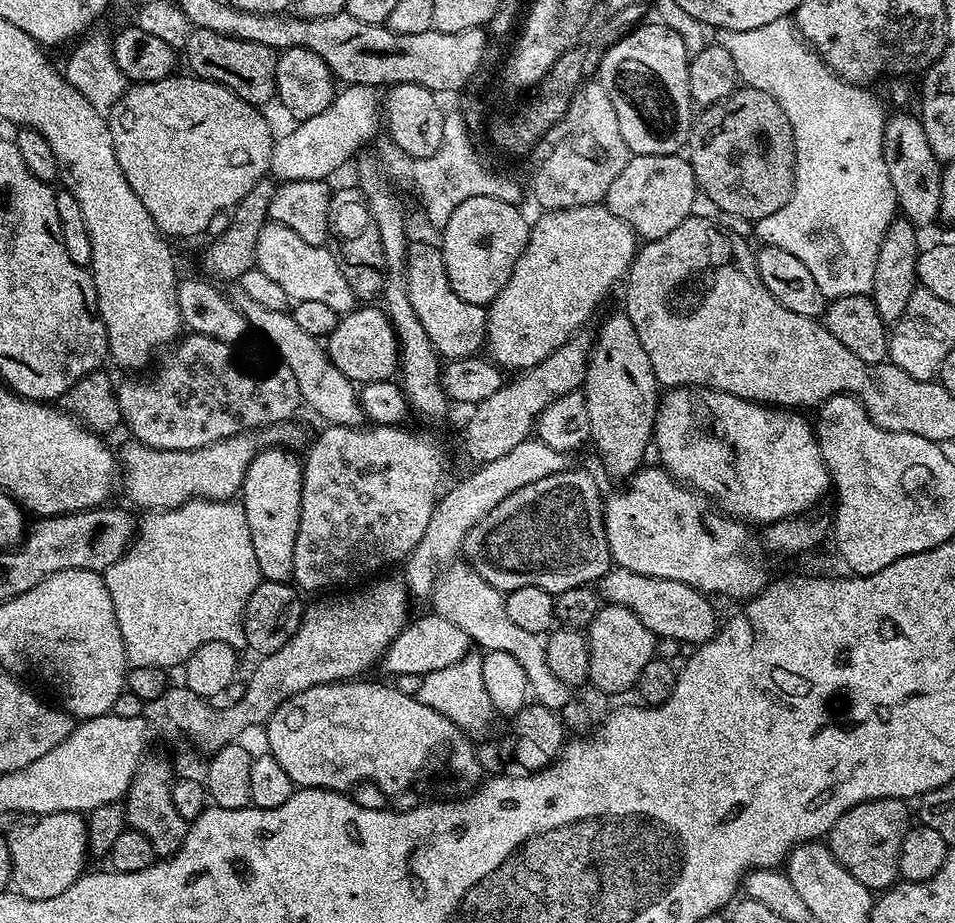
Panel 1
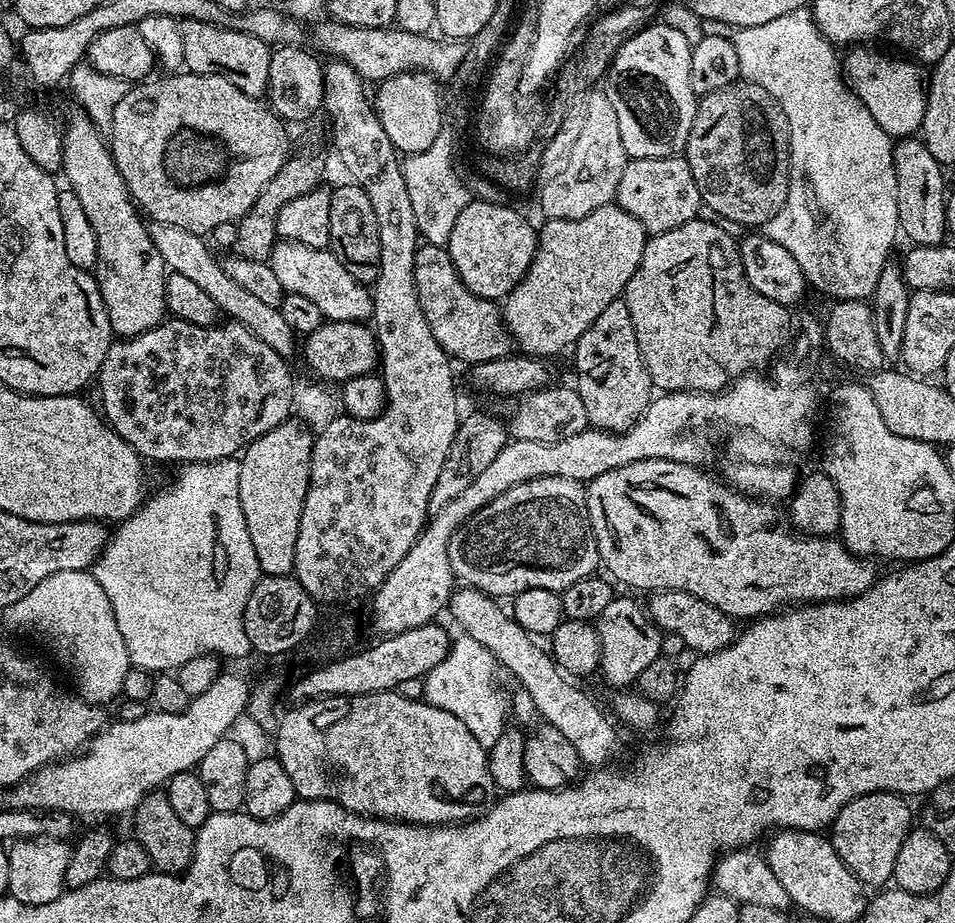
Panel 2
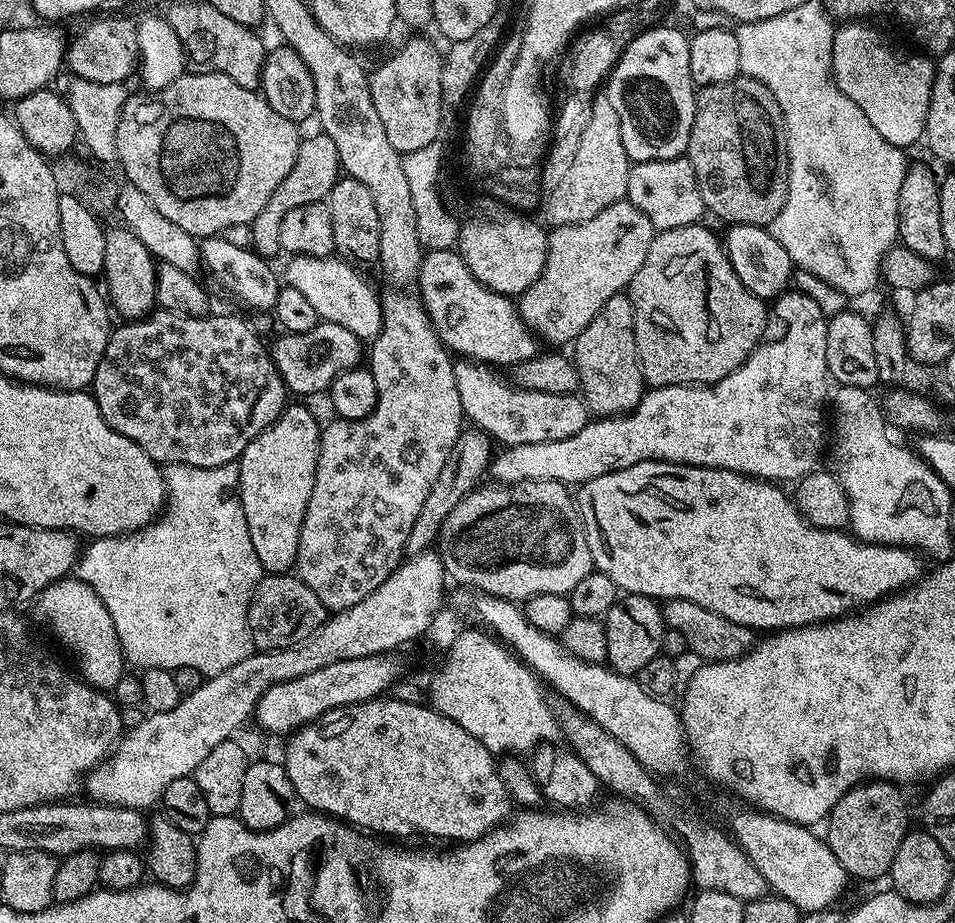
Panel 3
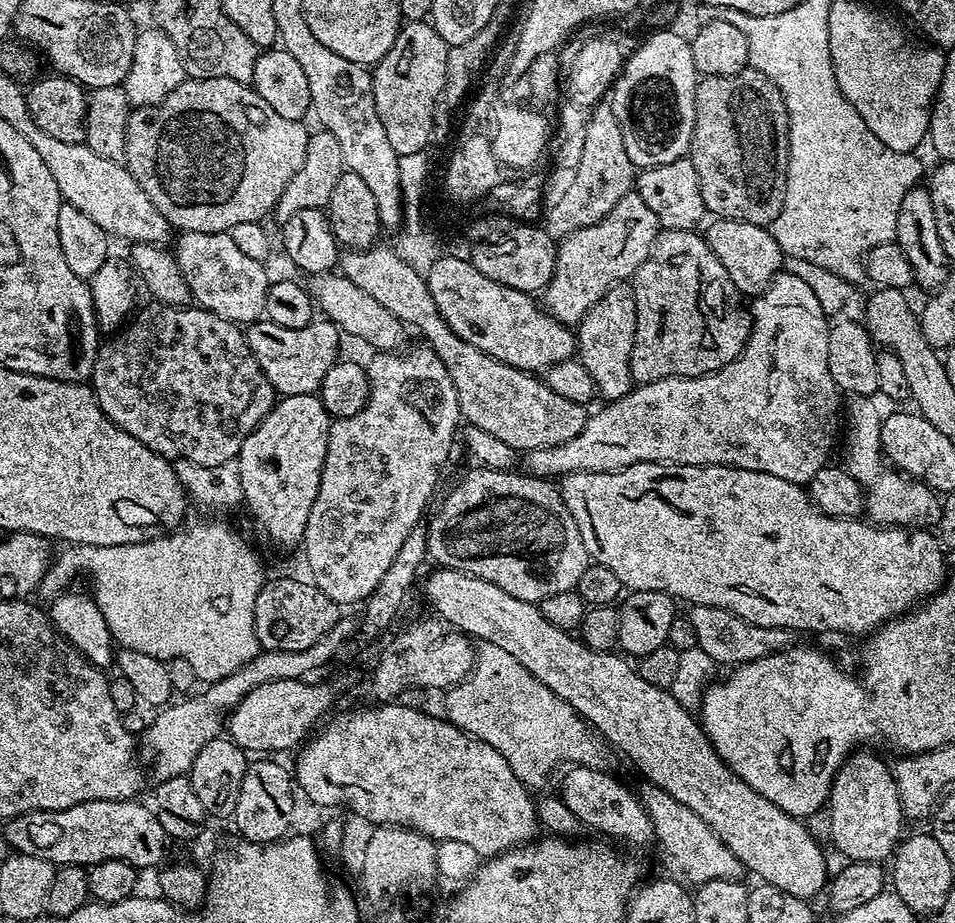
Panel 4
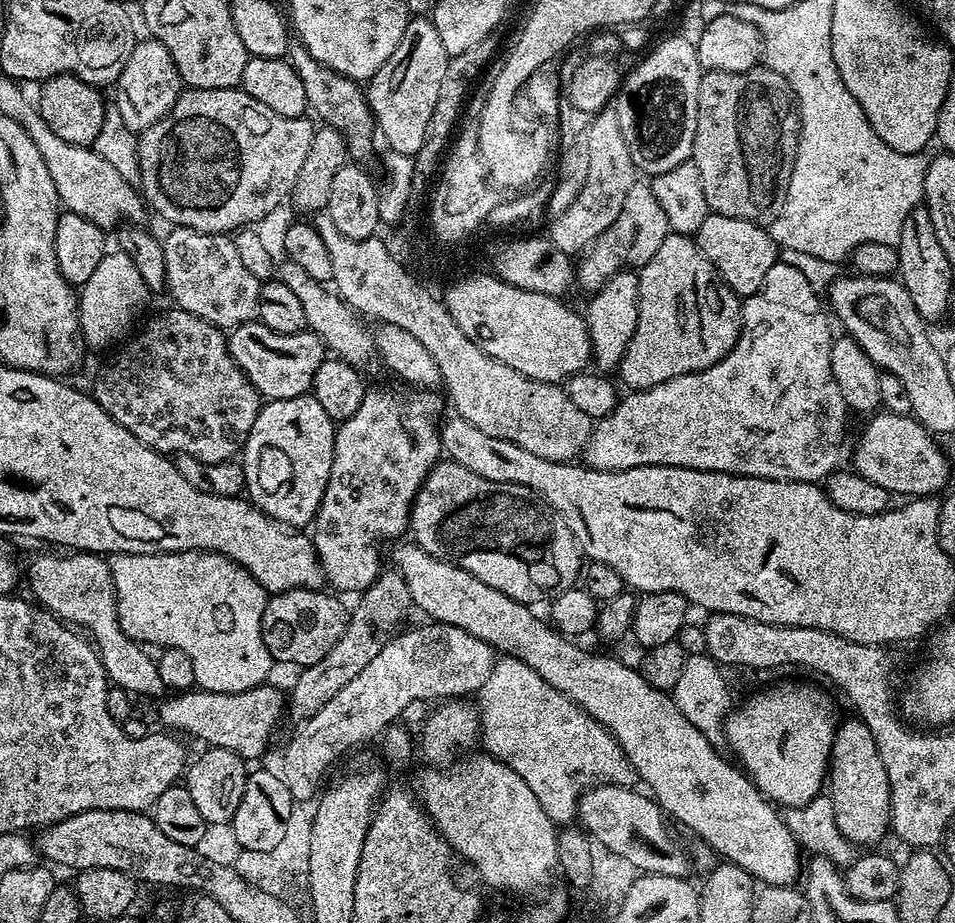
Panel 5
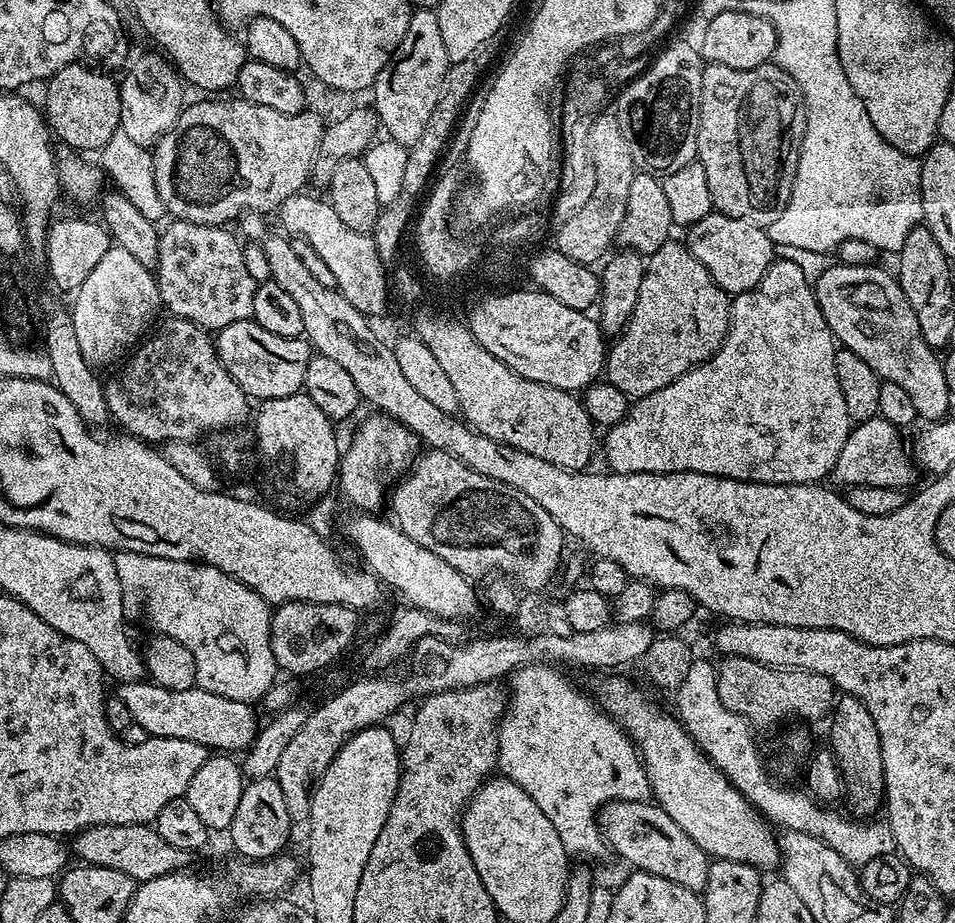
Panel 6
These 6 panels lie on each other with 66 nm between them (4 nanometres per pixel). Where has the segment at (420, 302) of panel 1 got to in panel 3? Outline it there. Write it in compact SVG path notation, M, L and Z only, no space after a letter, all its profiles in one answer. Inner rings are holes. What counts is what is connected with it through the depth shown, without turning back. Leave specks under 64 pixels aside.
M451 248L425 251L420 258L418 291L432 329L449 353L489 366L514 366L538 355L538 337L526 326L517 305L509 297L482 286L470 274L459 251Z

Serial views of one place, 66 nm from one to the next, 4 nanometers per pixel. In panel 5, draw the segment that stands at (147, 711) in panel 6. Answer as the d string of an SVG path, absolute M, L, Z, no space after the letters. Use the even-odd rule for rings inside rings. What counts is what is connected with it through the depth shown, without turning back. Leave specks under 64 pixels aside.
M265 682L245 692L181 691L159 701L160 720L165 729L197 736L201 745L225 748L241 756L245 762L253 762L267 750L280 719L286 716L285 693L283 696L270 685Z

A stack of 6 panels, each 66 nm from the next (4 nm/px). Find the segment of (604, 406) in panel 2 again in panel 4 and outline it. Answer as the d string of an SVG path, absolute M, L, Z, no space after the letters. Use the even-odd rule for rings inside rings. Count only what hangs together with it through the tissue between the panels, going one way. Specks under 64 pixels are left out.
M628 282L616 284L590 310L575 329L576 352L582 366L586 366L586 374L594 378L597 393L605 401L611 402L622 398L627 392L632 391L634 381L632 368L628 364L632 357L632 347L636 337L636 299L632 293L632 285Z

